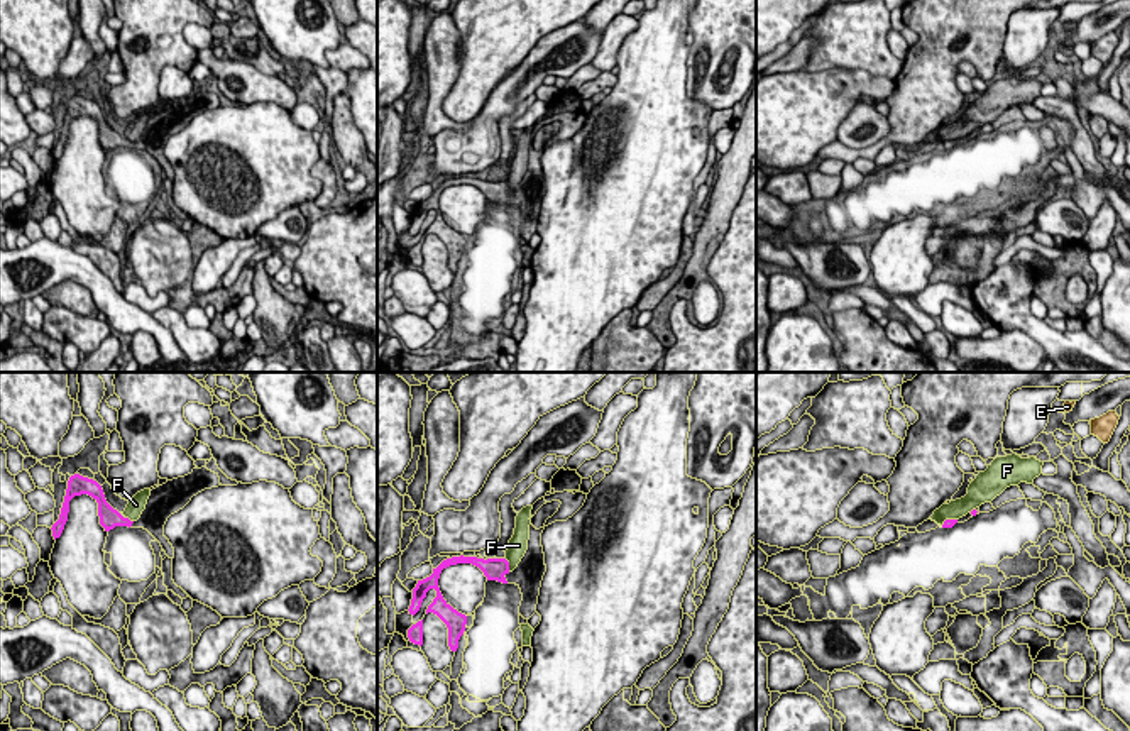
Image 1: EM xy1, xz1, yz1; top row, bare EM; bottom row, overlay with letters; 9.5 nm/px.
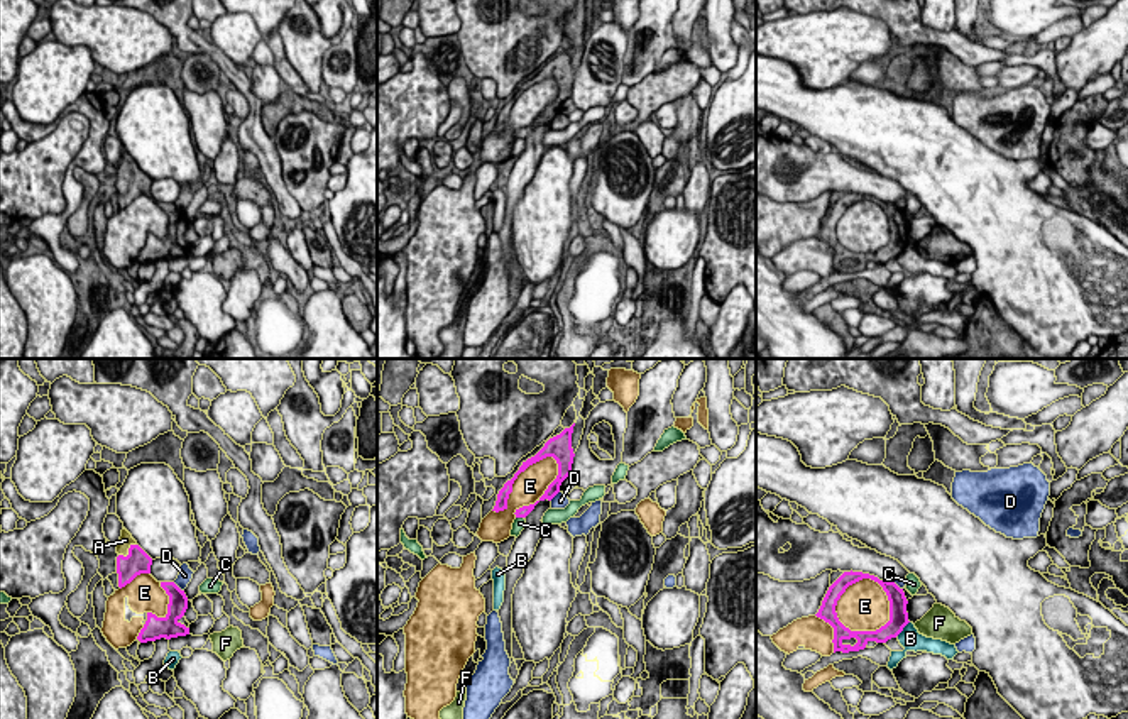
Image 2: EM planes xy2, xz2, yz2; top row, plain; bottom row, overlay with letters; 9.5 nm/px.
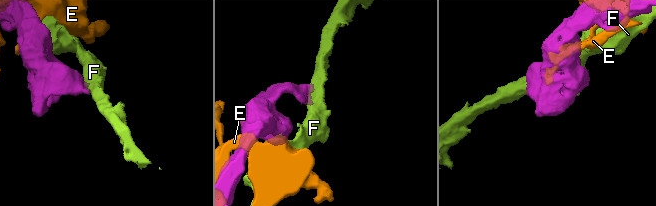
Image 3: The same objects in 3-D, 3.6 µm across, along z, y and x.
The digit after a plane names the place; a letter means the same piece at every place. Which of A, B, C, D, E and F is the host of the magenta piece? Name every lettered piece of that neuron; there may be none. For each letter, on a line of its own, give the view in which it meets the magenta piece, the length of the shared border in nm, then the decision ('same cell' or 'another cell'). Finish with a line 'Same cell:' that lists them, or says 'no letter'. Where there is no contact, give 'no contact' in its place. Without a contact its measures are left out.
A: meets magenta in xy2; contact 220 nm long; same cell
B: meets magenta in yz2; contact 200 nm long; another cell
C: meets magenta in xz2; contact 80 nm long; another cell
D: meets magenta in xy2; contact 140 nm long; another cell
E: meets magenta in xz2; contact 800 nm long; another cell
F: meets magenta in xz1; contact 150 nm long; another cell
Same cell: A

